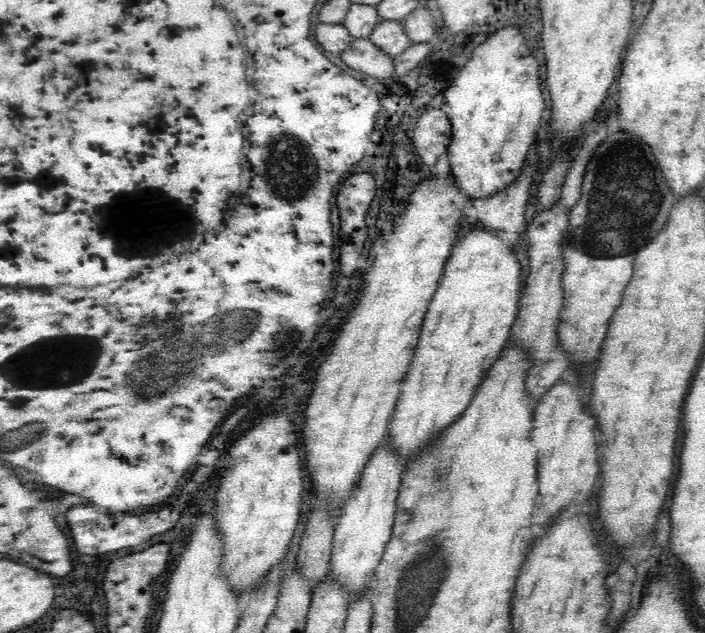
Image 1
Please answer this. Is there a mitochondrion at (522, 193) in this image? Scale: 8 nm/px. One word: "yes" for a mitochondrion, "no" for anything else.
no

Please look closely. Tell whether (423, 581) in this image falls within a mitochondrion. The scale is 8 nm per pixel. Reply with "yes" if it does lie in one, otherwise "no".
yes

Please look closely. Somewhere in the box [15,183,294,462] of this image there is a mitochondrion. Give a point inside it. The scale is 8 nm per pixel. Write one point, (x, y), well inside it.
(150, 392)

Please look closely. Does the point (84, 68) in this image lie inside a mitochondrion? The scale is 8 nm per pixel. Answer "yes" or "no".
no

